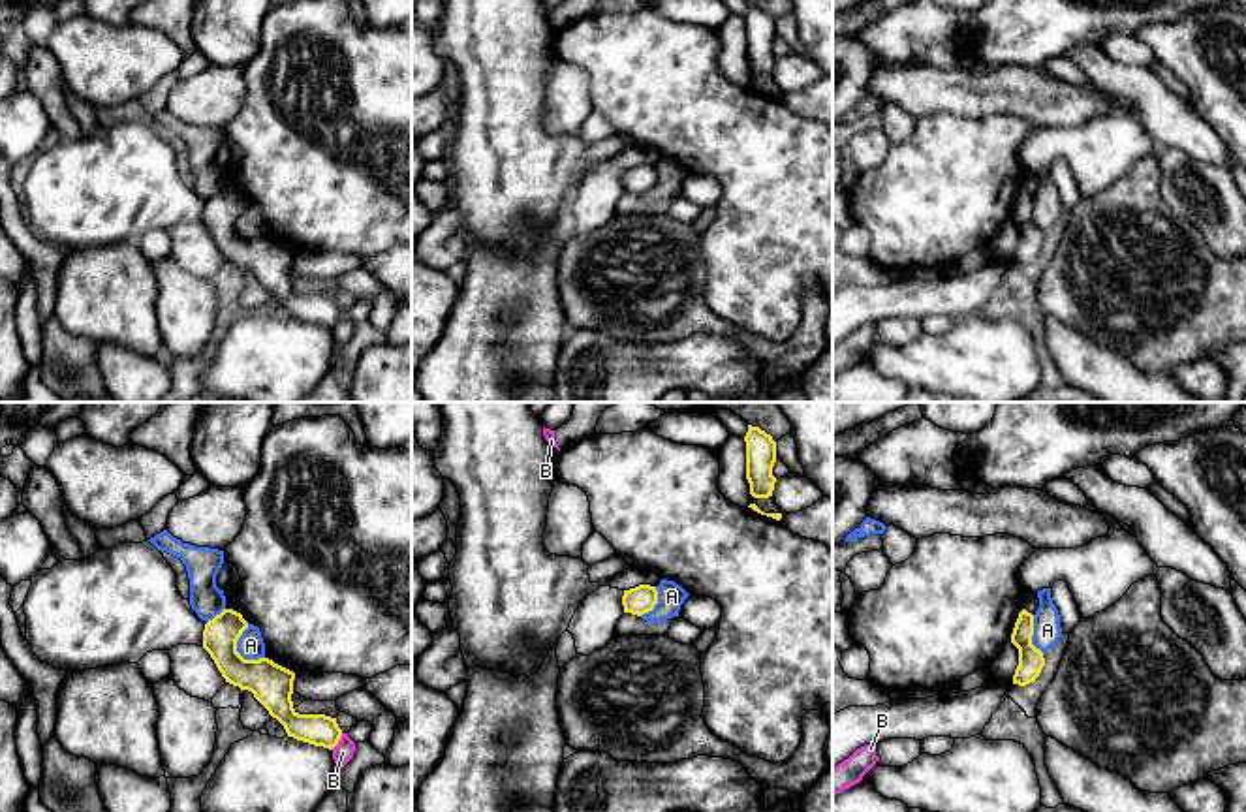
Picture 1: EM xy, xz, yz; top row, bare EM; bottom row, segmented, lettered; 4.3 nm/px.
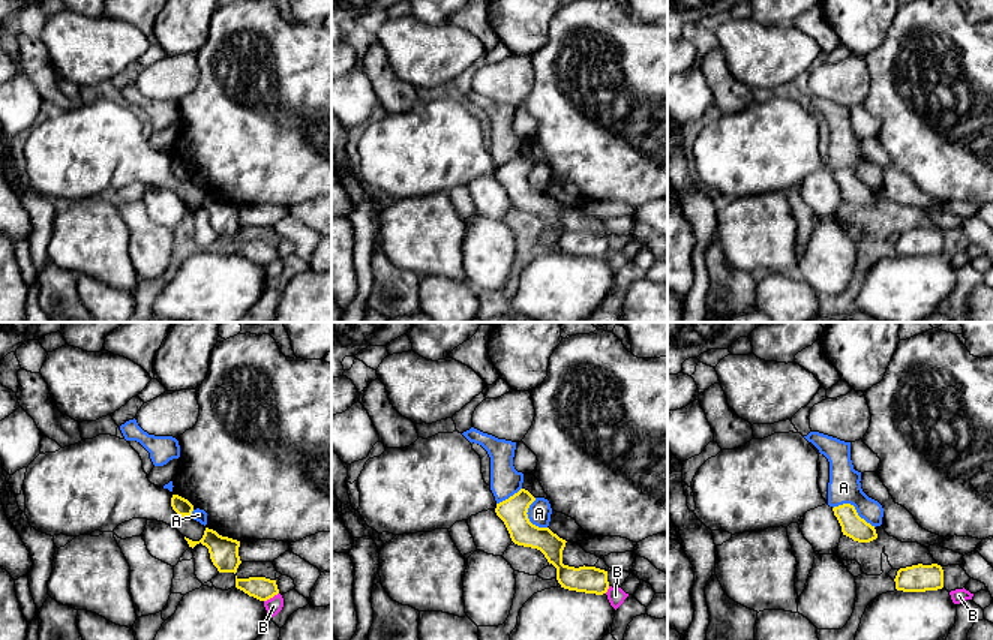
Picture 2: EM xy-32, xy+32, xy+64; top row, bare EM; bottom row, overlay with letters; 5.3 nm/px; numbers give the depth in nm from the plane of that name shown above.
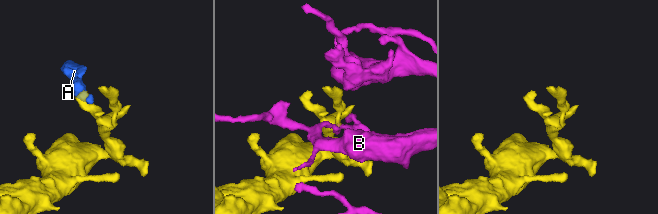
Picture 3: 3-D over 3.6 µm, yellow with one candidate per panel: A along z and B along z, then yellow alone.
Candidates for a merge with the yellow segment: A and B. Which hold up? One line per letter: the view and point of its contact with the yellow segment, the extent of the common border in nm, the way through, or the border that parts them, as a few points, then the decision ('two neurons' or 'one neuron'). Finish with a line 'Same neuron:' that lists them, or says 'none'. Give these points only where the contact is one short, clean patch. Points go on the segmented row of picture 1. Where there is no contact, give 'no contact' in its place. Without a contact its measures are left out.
A: contact xy (235, 651); length 170 nm; border xy (249, 624), (237, 641), (237, 651), (245, 658), (264, 658); two neurons
B: contact xy (339, 739); length 90 nm; two neurons
Same neuron: none

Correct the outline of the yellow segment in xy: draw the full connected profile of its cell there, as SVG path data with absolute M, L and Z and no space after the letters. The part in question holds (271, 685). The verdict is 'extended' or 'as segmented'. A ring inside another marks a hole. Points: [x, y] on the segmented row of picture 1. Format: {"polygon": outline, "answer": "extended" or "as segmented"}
{"polygon": "M224 609L203 630L203 648L214 660L226 682L248 690L276 718L288 737L333 750L342 729L336 718L325 714L299 714L293 709L291 694L295 673L269 658L244 660L237 652L237 641L248 622L241 613Z", "answer": "as segmented"}

